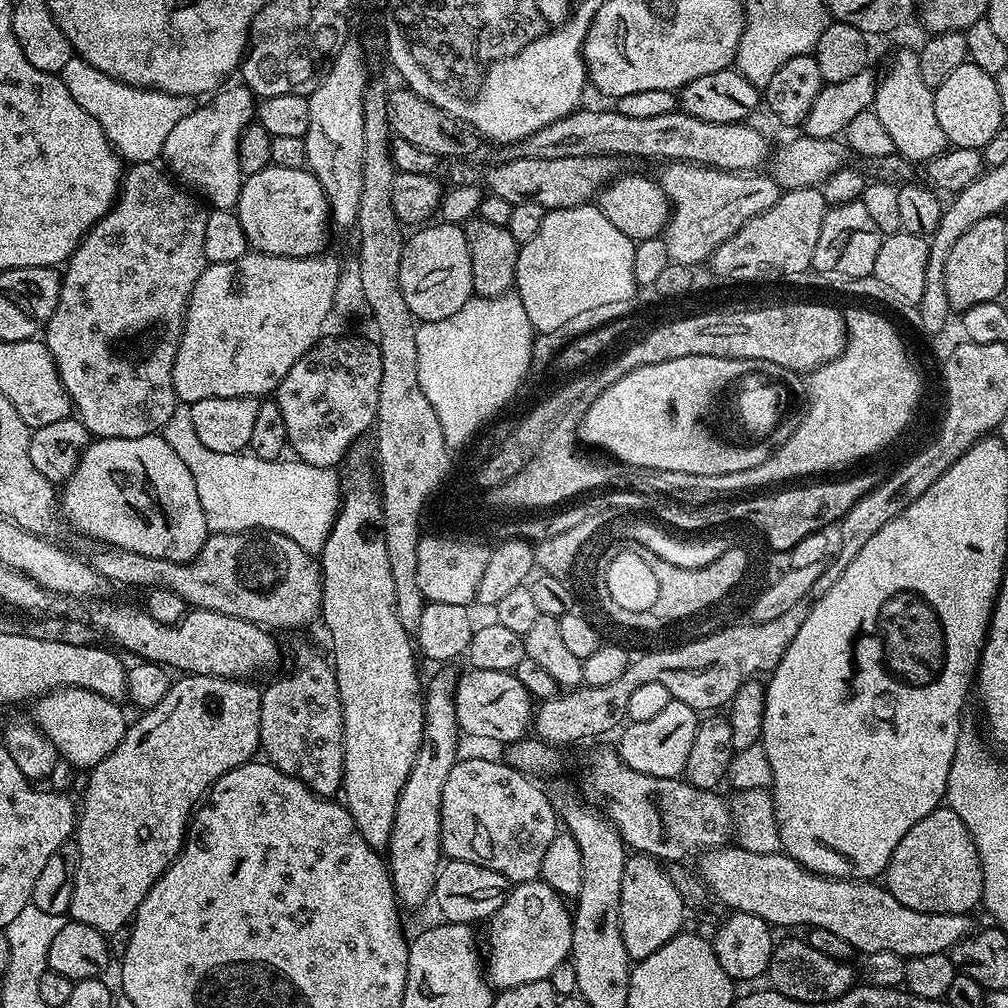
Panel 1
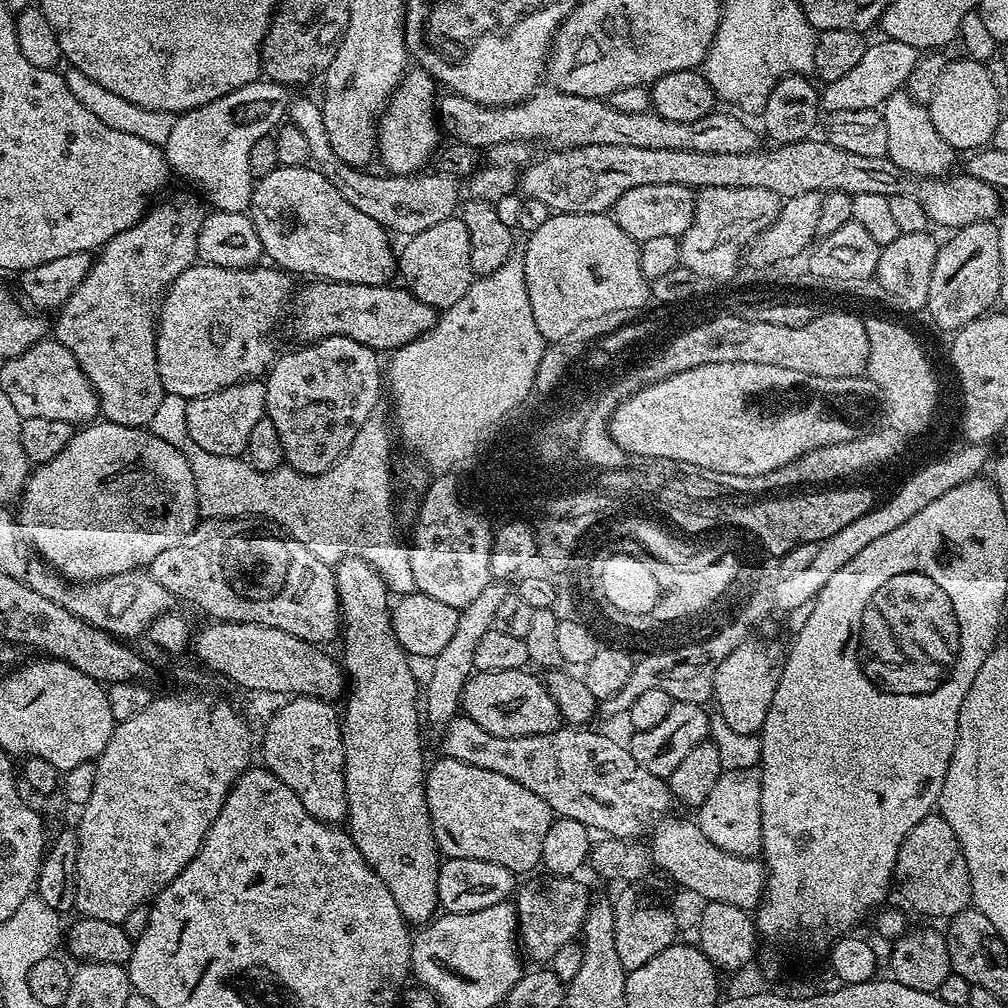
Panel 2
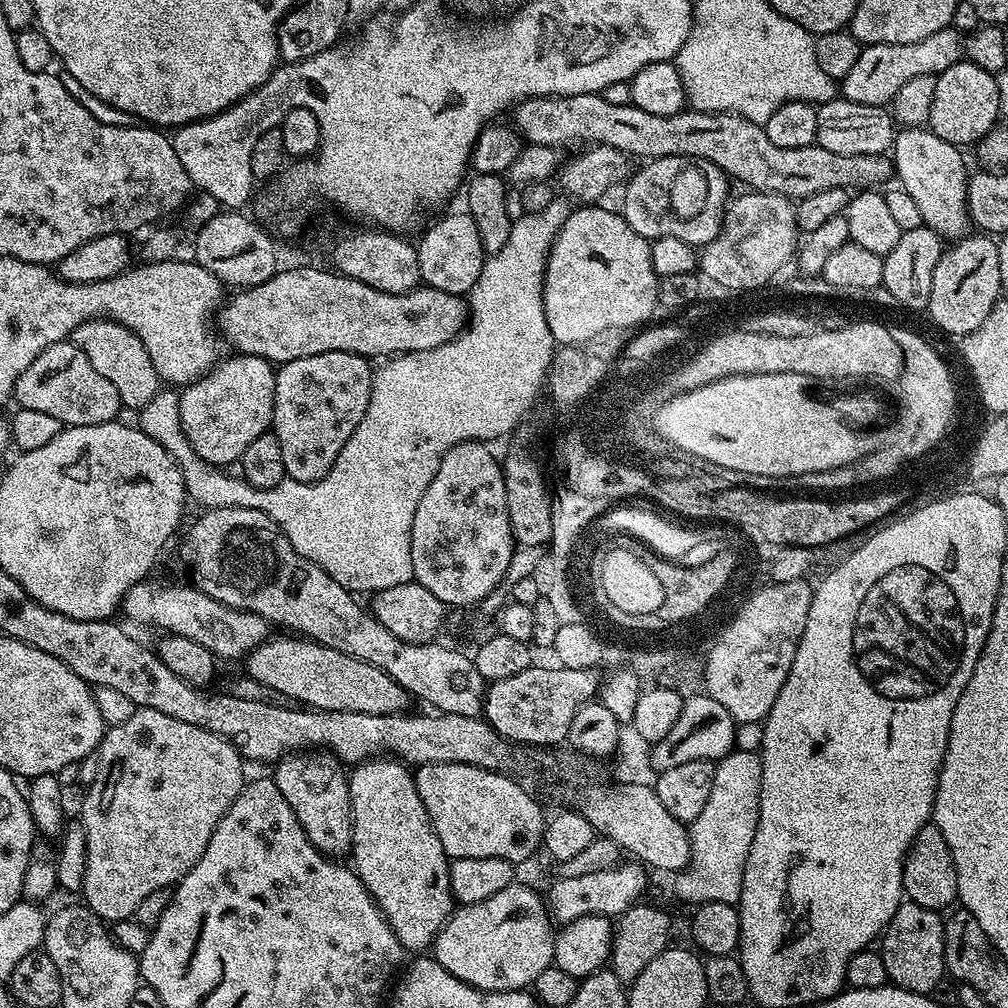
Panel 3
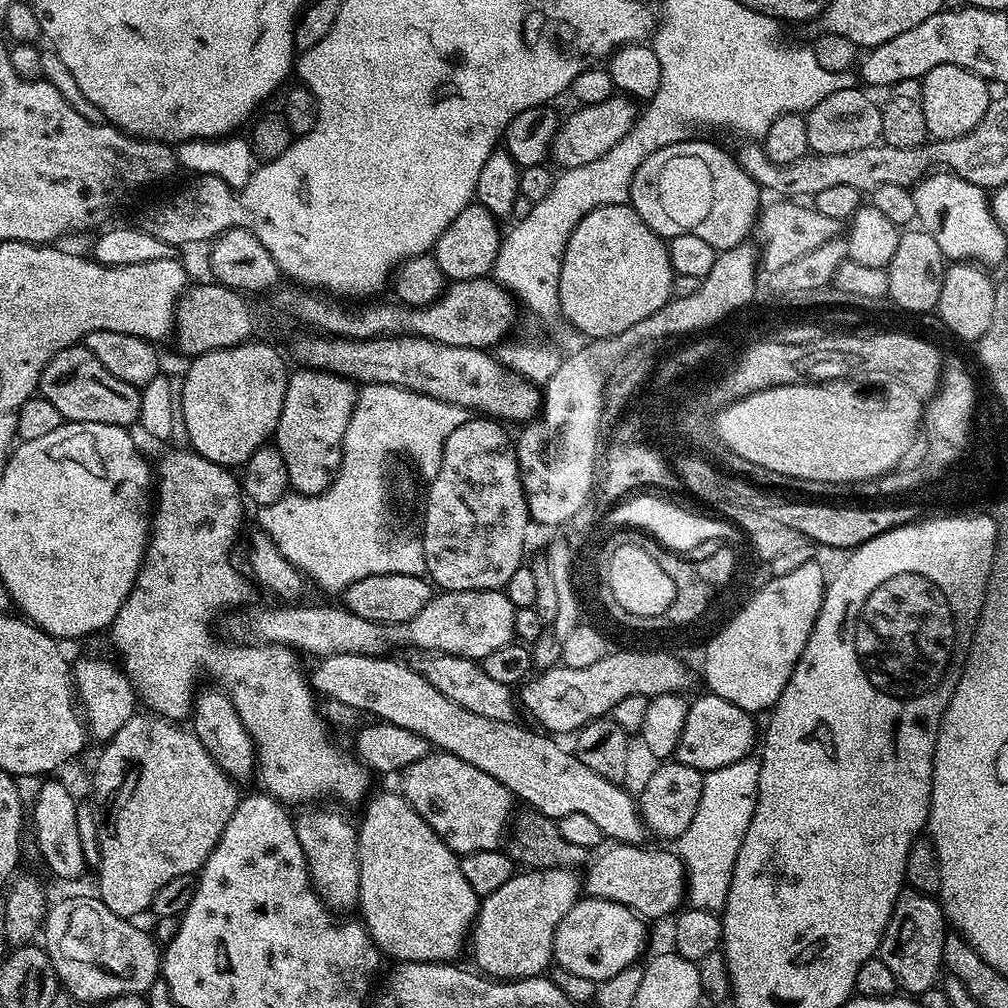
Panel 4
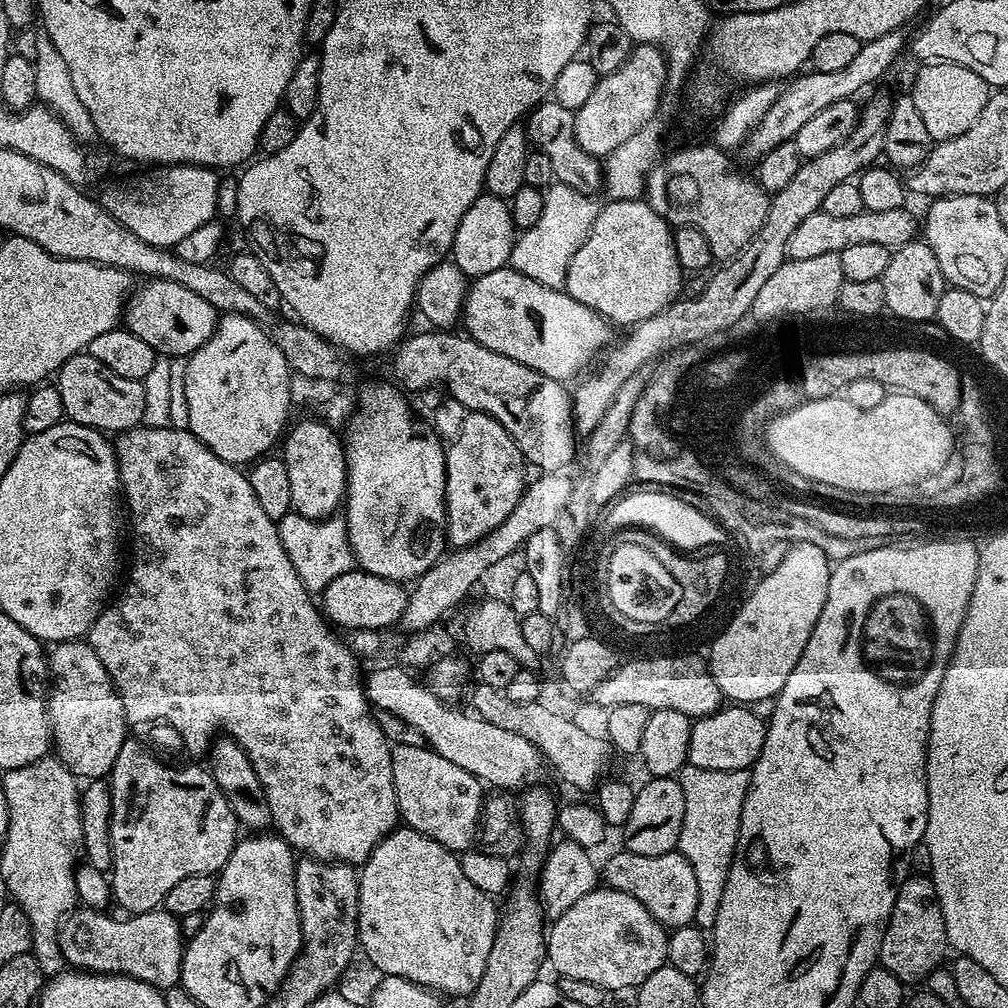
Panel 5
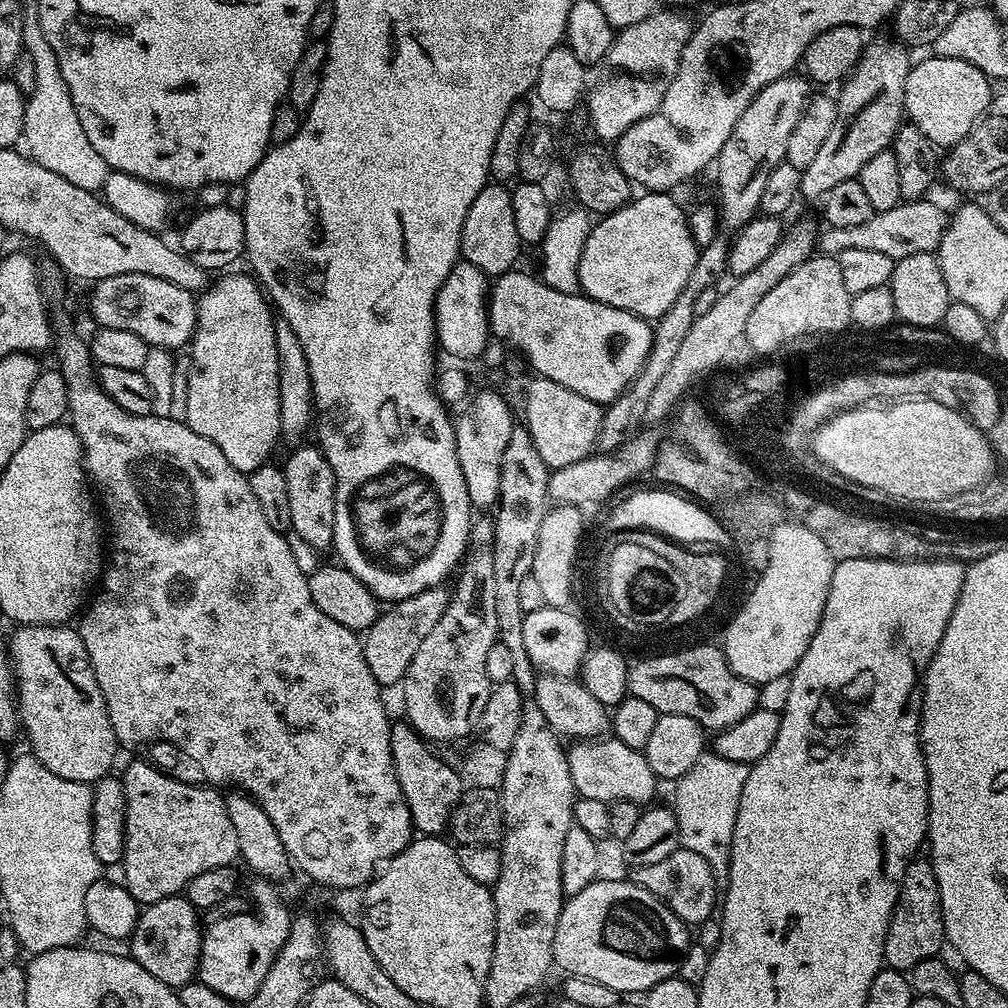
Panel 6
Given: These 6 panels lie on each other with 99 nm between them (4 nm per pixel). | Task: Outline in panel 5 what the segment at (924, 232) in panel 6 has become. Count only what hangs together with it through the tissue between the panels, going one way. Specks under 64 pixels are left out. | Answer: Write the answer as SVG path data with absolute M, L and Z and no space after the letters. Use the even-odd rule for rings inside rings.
M907 207L898 210L863 211L846 218L838 218L835 214L826 214L822 210L815 212L800 223L794 234L790 234L787 259L801 260L814 258L817 254L840 253L846 250L846 246L855 246L861 242L878 242L880 246L895 250L917 239L918 220L915 220L908 211Z

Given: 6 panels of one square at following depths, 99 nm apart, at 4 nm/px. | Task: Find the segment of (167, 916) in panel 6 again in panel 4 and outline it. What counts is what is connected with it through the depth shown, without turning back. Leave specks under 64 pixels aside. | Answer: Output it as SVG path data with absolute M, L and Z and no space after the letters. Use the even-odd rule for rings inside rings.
M95 895L92 896L68 896L65 900L60 900L49 907L42 925L42 940L44 936L44 941L42 941L42 947L45 952L48 953L50 962L54 966L56 971L57 981L62 985L63 991L64 988L73 996L76 1000L81 1000L84 1004L96 1004L96 1006L103 1005L106 1000L113 1000L116 996L134 996L137 994L147 993L148 987L158 979L161 975L160 962L162 959L162 948L158 943L155 944L152 941L152 936L148 932L143 932L142 929L136 925L136 922L133 922L131 919L119 916L114 914L114 910L110 910L107 906L104 905Z

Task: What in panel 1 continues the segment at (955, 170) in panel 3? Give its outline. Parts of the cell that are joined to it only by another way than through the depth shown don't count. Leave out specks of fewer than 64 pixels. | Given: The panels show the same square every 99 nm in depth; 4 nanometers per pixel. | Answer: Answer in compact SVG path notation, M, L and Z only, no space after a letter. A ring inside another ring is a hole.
M898 53L884 76L882 74L876 87L874 111L878 122L882 122L890 133L890 142L894 142L896 152L909 162L923 162L941 156L949 142L946 134L942 134L942 126L938 126L938 114L934 114L934 89L922 82L917 53Z

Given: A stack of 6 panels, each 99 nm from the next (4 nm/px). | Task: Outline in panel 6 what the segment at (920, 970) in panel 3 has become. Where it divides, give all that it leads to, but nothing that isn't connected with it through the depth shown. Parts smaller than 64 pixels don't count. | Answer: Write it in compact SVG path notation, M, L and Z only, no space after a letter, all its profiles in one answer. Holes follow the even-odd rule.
M913 858L911 862L906 866L904 871L904 877L900 883L900 896L896 899L896 905L892 911L892 917L888 923L888 933L886 934L886 942L884 943L884 964L890 968L899 968L901 970L911 970L914 966L918 966L918 962L922 962L926 958L931 956L940 956L942 950L940 947L945 947L946 937L944 934L944 919L942 918L942 906L940 905L940 891L938 890L938 878L934 874L934 866L932 865L931 859L924 858Z

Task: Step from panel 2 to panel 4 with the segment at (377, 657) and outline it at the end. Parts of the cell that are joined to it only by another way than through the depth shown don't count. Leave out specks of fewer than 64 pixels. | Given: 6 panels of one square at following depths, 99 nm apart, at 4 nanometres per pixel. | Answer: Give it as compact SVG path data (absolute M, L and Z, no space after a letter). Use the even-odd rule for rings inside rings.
M396 790L380 792L374 796L363 805L364 817L358 820L360 841L358 912L361 912L359 915L362 917L362 923L372 935L372 941L377 944L381 953L385 957L393 956L393 961L410 963L455 961L457 959L455 956L463 948L465 951L469 943L481 897L476 895L470 882L466 882L466 877L462 874L460 856L440 841L438 834L426 822L426 818L422 818L422 814L418 814L414 806L410 806L405 796Z

